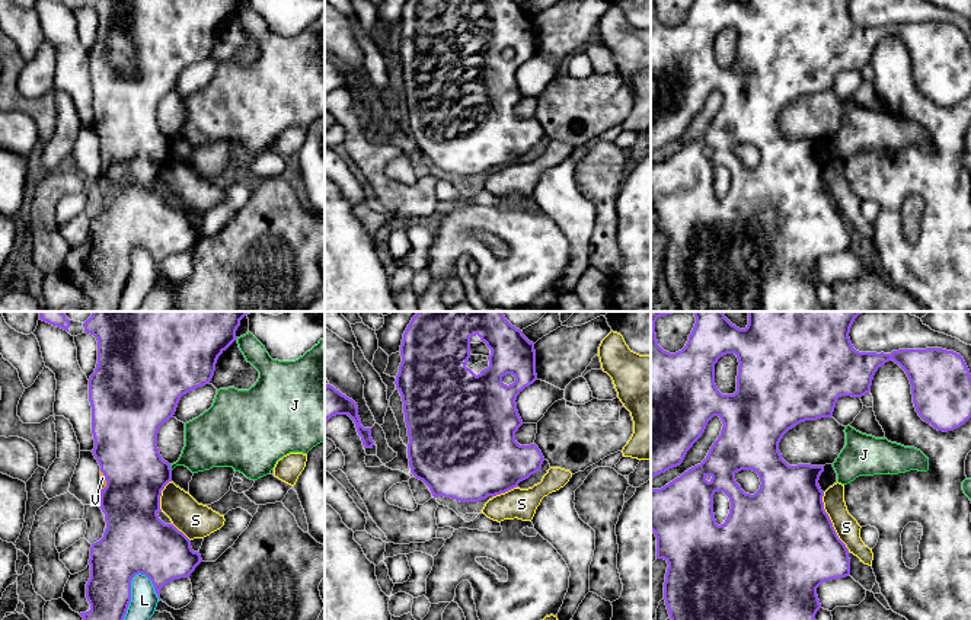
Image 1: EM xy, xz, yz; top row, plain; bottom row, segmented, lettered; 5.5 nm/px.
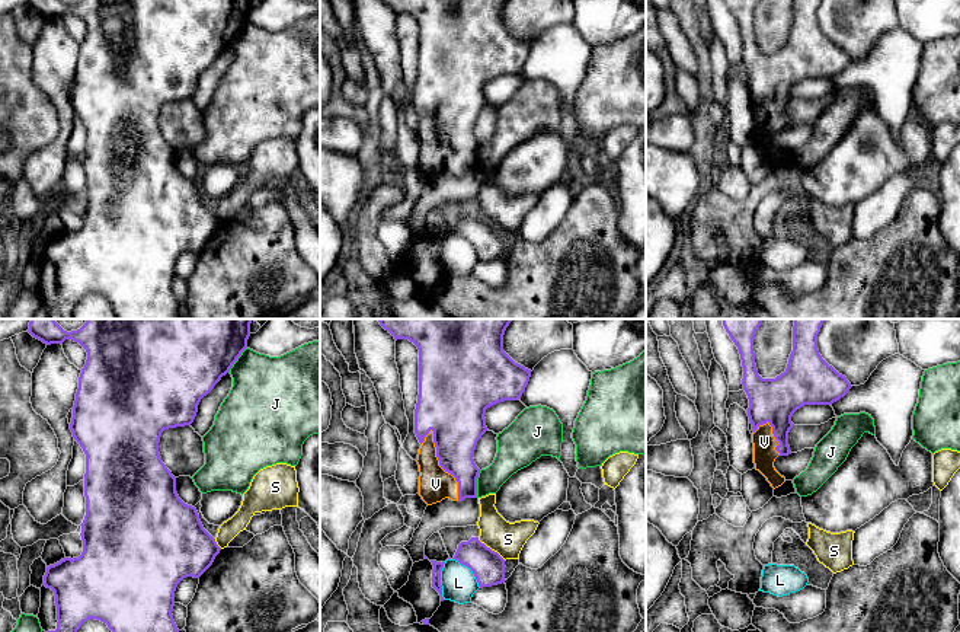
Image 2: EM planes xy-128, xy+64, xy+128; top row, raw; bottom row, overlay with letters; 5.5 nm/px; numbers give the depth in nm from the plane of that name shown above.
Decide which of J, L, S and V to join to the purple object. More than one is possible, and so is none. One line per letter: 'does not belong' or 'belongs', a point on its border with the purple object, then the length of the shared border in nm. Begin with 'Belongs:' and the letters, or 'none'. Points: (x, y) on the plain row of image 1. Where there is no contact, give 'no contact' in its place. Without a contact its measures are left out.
Belongs: V
J: does not belong; contact xy (169, 141); length 40 nm
L: does not belong; contact xy (130, 275); length 380 nm
S: does not belong; contact yz (830, 195); length 360 nm
V: belongs; contact xy (105, 153); length 110 nm

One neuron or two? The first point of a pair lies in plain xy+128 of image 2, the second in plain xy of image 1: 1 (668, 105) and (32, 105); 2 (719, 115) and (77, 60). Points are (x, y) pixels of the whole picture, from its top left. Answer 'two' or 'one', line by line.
1: one
2: two

